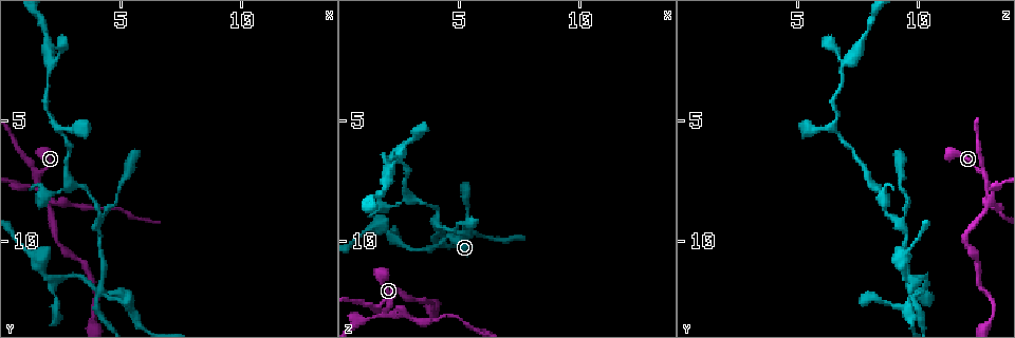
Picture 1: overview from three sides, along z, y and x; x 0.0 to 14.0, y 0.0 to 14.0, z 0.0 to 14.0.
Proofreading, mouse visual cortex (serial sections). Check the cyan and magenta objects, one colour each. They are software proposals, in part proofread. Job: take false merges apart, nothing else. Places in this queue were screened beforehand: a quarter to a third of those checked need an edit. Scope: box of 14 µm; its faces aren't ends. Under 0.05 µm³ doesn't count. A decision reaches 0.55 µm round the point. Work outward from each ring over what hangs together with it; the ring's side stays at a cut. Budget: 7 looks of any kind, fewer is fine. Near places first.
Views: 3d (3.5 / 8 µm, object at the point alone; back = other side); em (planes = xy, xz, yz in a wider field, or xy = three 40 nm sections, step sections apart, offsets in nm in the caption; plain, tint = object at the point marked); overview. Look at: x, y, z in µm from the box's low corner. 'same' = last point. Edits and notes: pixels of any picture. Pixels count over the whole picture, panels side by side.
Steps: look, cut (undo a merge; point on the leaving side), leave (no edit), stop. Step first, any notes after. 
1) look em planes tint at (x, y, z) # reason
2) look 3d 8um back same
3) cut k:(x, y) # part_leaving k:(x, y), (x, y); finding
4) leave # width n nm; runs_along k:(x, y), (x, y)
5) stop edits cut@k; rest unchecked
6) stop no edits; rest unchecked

look em xy step 1 tint at (2.0, 8.2, 12.9) # looks like a crossing

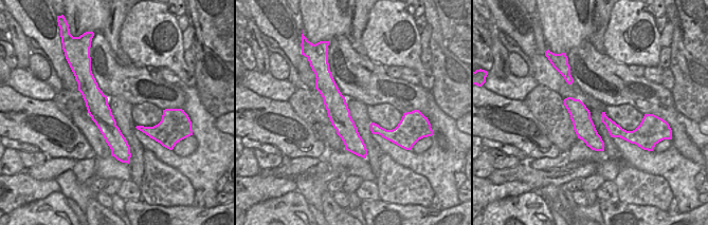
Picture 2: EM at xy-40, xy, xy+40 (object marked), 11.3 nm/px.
look 3d 3.5um same

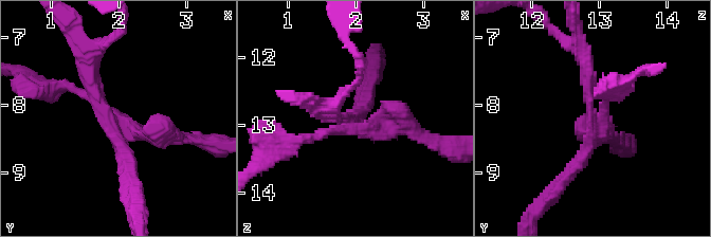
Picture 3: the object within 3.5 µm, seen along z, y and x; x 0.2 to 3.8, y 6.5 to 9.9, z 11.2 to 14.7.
cut 3:(163, 143) # part_leaving 3:(121, 127), (144, 137), (212, 143); two cells meet here

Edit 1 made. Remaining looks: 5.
look 3d 3.5um at (4.1, 12.1, 9.8) # sharp bend

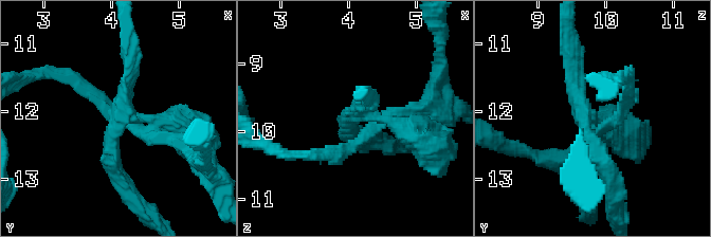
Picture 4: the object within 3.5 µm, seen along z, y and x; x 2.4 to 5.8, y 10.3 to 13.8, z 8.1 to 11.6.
look em xy step 5 tint at (4.10, 12.20, 9.65) # arms 3; arm_widths 200, 250, 350 nm; need the tissue

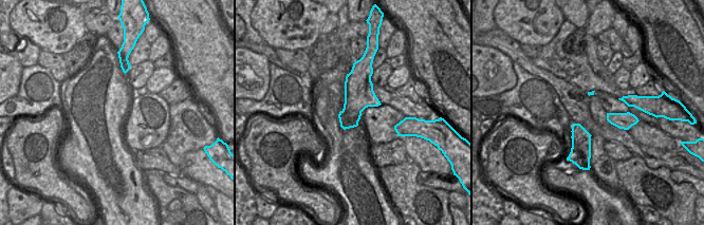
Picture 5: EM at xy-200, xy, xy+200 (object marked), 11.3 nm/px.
cut 4:(435, 115) # part_leaving 4:(381, 125), (349, 149), (304, 155); two cells meet here

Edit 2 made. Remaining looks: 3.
look overview

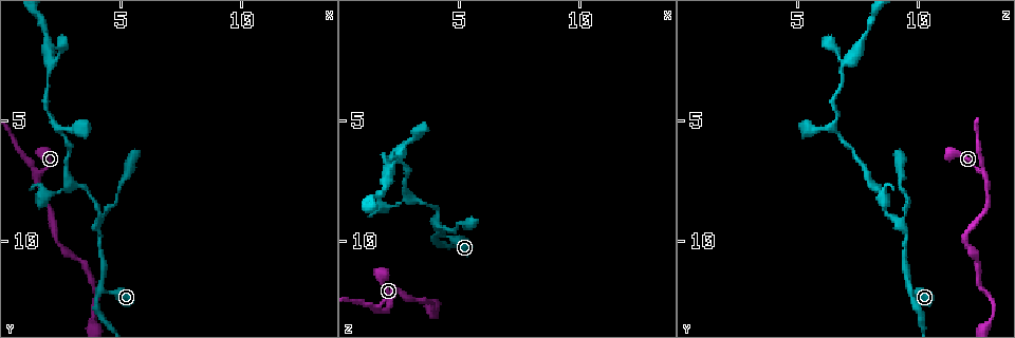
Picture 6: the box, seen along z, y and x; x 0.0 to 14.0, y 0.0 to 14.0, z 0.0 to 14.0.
look 3d 3.5um at (4.1, 9.1, 9.3) # narrows sharply

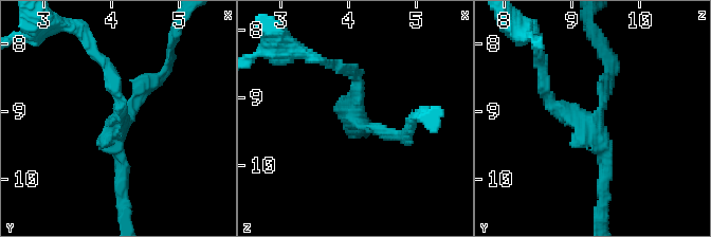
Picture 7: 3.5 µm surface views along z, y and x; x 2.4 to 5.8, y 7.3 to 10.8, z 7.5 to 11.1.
look em xy step 5 tint at (4.10, 9.20, 9.30) # arms 3; arm_widths 200, 200, 200 nm

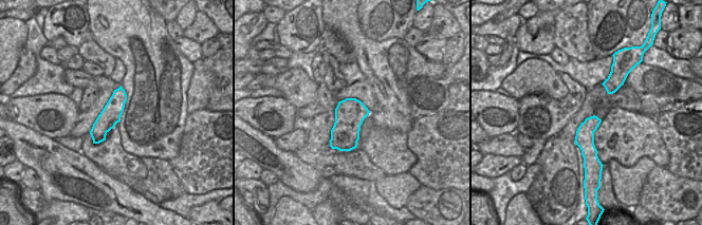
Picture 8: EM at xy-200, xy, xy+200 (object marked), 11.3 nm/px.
leave # runs_along 7:(603, 189), (600, 138), (551, 102), (543, 78); one cell here

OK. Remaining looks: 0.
stop edits cut@3, cut@4; rest unchecked

